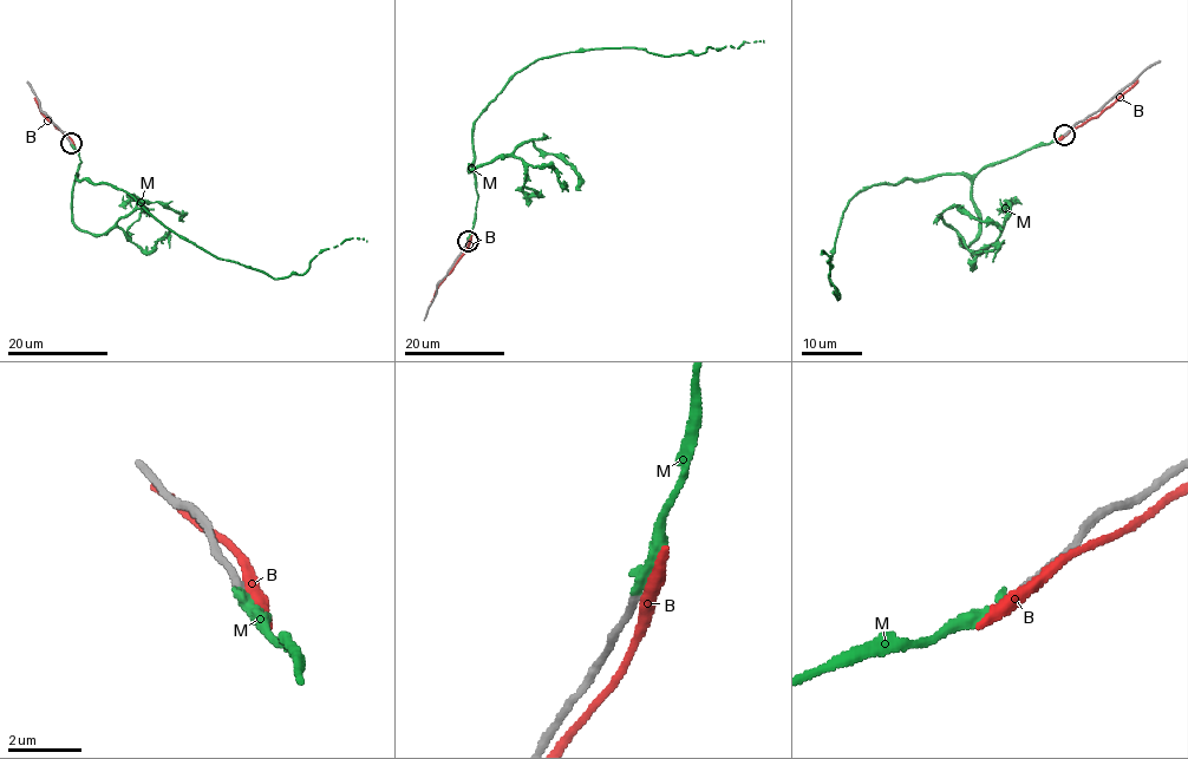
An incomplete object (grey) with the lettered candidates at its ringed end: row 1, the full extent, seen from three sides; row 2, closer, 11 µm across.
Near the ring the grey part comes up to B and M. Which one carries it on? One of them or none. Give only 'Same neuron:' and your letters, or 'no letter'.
Same neuron: M

